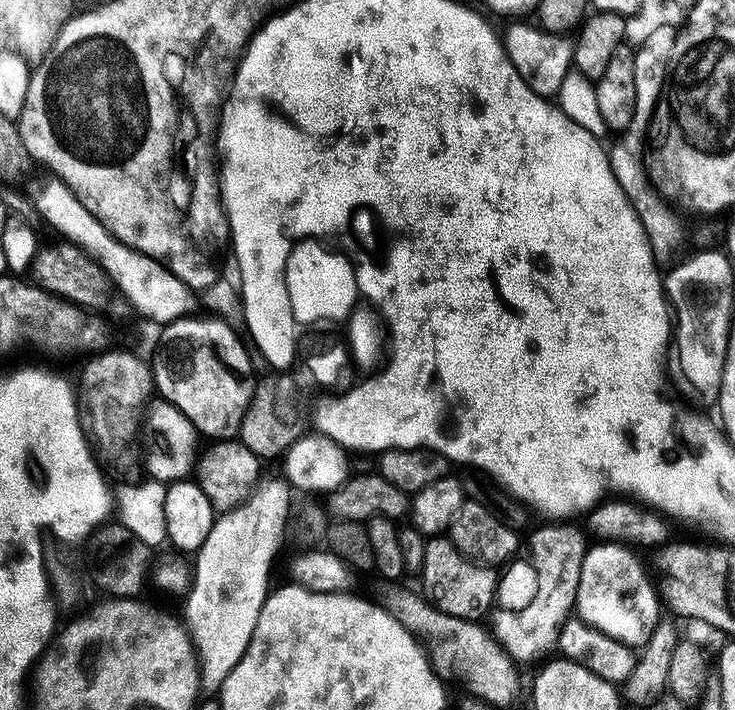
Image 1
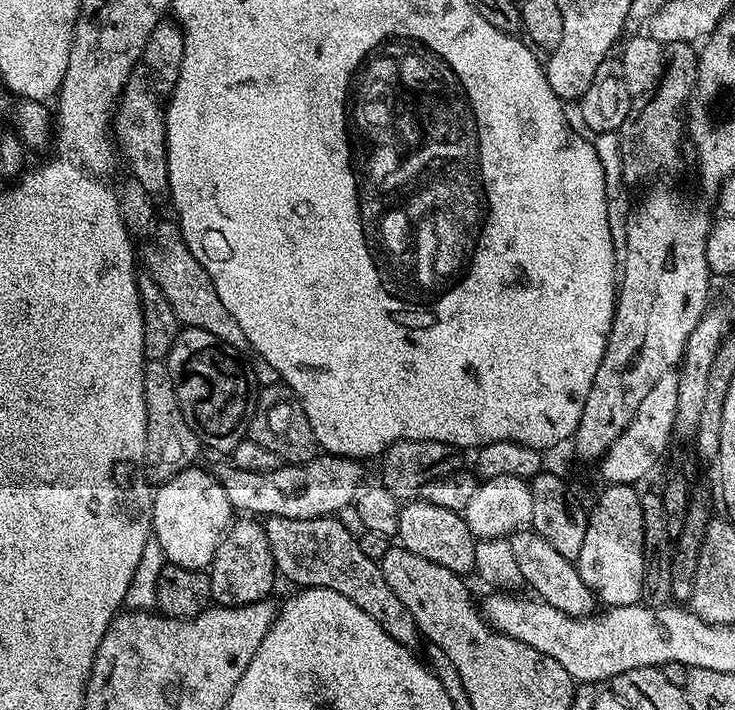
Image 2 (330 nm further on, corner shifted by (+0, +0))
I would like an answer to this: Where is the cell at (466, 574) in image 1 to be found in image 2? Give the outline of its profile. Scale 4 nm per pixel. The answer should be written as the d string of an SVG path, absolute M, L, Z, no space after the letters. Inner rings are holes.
M413 498L400 509L396 536L403 548L422 558L430 558L430 562L438 562L438 566L446 566L446 570L468 574L474 569L478 540L472 535L470 526L466 526L463 515L459 512L434 506L434 502Z

